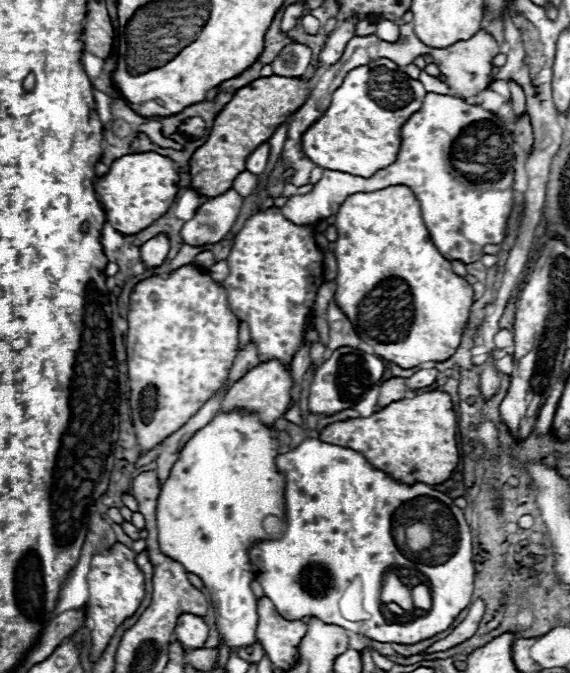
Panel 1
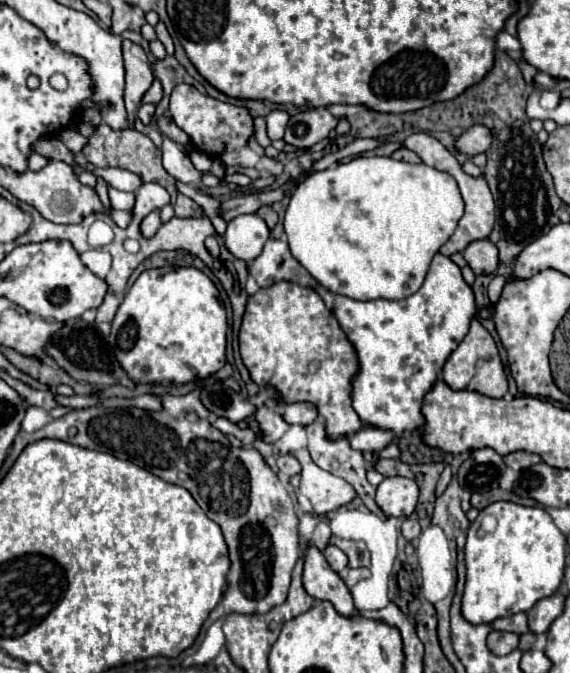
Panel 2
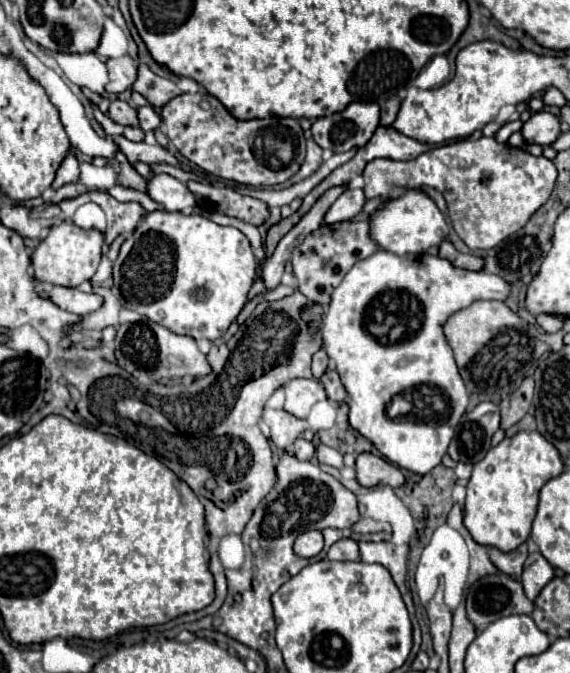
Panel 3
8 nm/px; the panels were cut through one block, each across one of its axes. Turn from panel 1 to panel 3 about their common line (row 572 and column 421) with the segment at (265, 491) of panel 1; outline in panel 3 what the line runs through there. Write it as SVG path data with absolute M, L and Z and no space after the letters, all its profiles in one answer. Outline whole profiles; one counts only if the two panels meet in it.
M408 190L402 198L388 202L382 210L378 210L370 220L370 236L378 242L382 250L394 254L422 254L430 246L438 246L448 236L448 224L438 210L438 206L424 196L420 190Z

